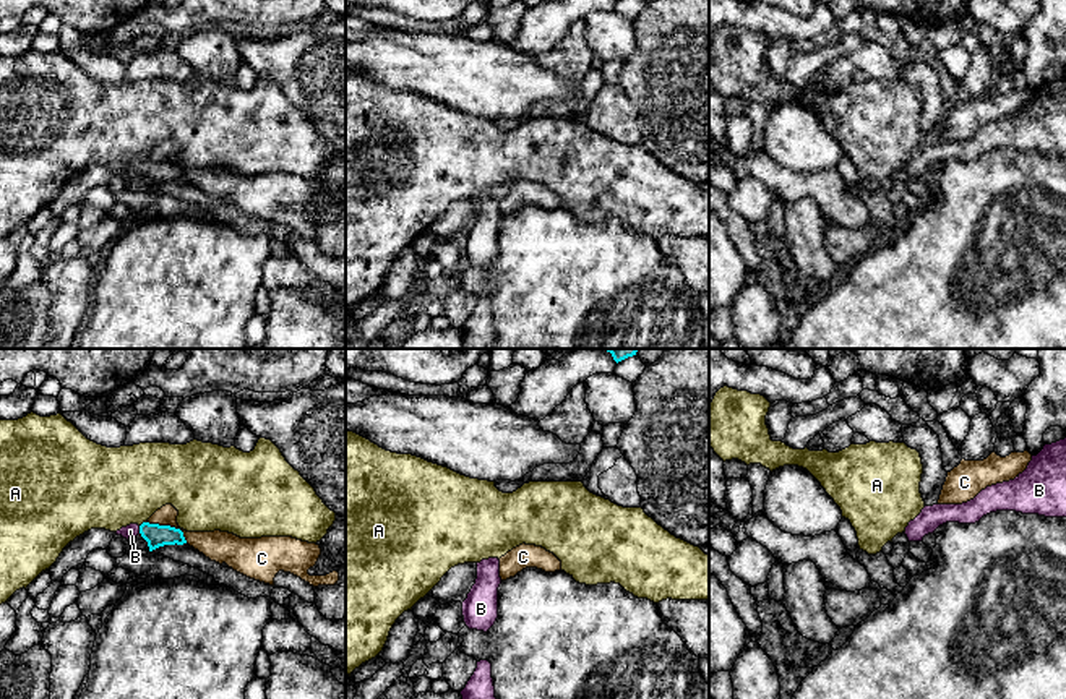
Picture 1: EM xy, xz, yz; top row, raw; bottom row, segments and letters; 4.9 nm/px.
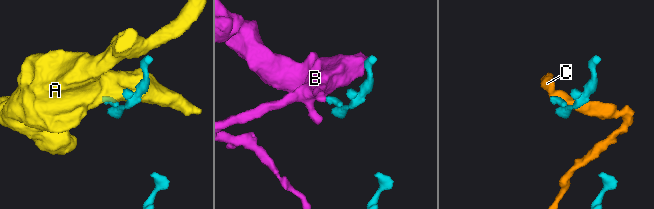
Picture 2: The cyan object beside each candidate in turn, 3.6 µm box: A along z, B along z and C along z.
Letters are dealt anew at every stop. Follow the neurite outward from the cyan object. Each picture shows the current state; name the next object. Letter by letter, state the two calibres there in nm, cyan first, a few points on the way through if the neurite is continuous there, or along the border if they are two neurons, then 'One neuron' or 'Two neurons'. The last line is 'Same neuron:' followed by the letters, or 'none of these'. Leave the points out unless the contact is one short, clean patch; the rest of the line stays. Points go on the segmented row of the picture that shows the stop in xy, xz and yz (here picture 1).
A: Thickness 120 nm (cyan) against 400 nm. Two neurons
B: Thickness 120 nm (cyan) against 70 nm. Path across: xy (156, 536), (140, 529), (130, 531). One neuron
C: Thickness 120 nm (cyan) against 140 nm. Boundary: xy (146, 521), (177, 527), (187, 542). Two neurons
Same neuron: B

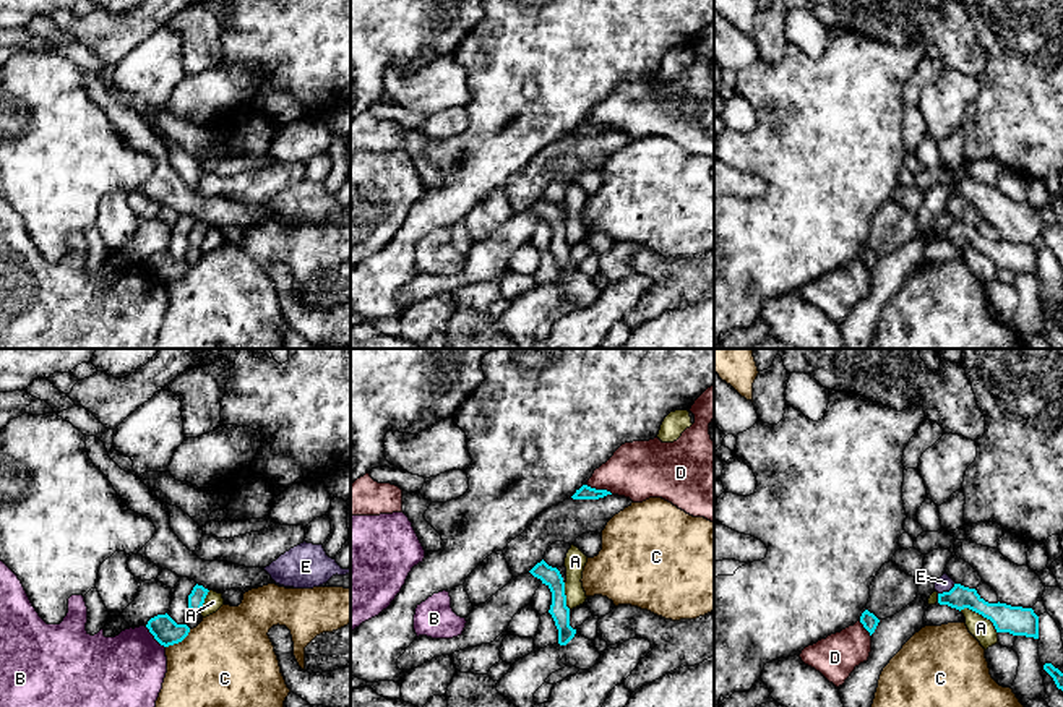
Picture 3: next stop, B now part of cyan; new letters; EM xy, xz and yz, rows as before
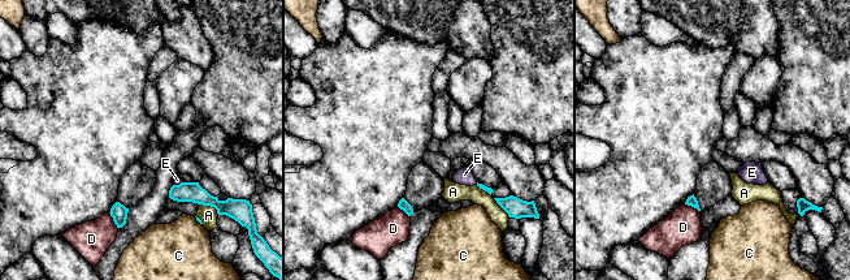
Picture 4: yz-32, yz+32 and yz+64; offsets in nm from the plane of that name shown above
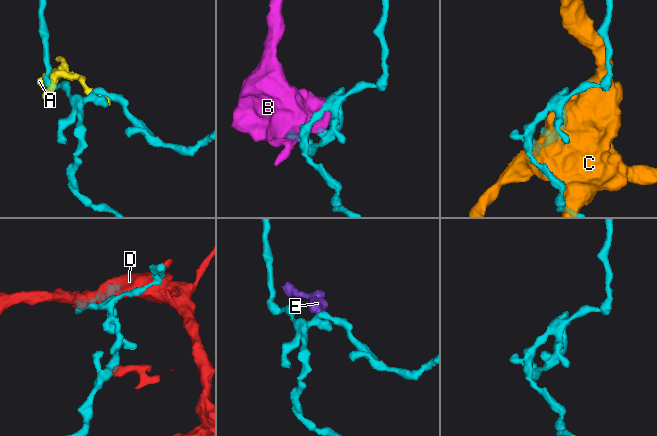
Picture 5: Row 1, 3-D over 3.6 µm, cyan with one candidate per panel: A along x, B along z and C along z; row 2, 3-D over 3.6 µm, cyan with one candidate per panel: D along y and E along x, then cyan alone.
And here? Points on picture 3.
A: Thickness 140 nm (cyan) against 110 nm. Two neurons
B: Thickness 140 nm (cyan) against 360 nm. Two neurons
C: Thickness 140 nm (cyan) against 440 nm. Two neurons
D: Thickness 70 nm (cyan) against 280 nm. Two neurons
E: Thickness 120 nm (cyan) against 80 nm. Boundary: yz (955, 582), (948, 591), (938, 594). Two neurons
Same neuron: none of these

